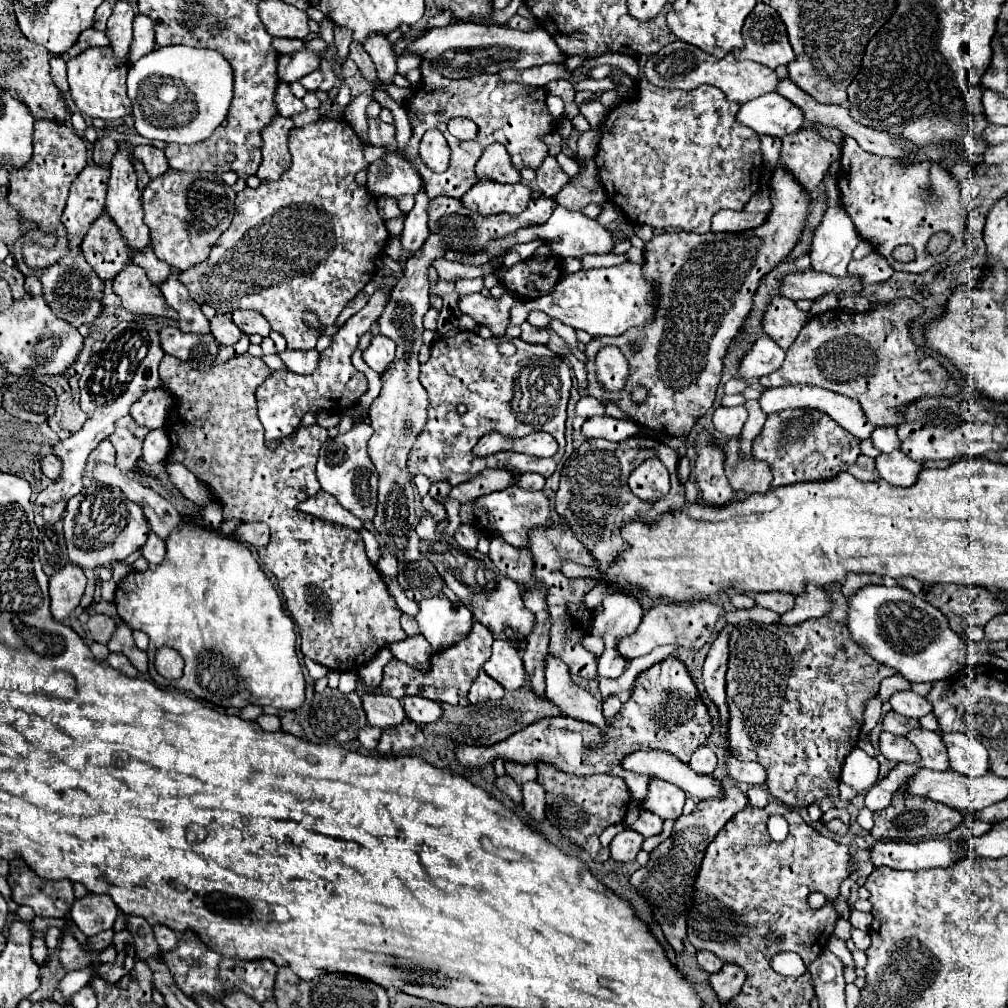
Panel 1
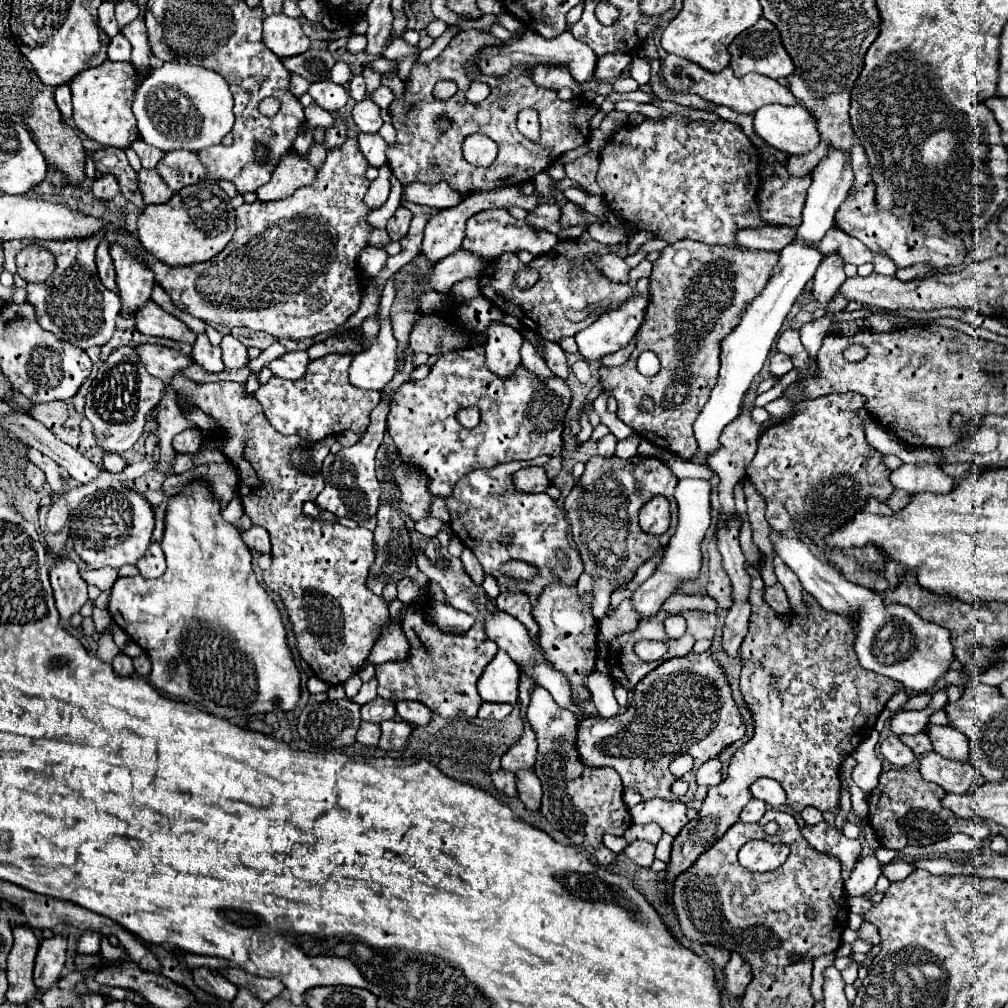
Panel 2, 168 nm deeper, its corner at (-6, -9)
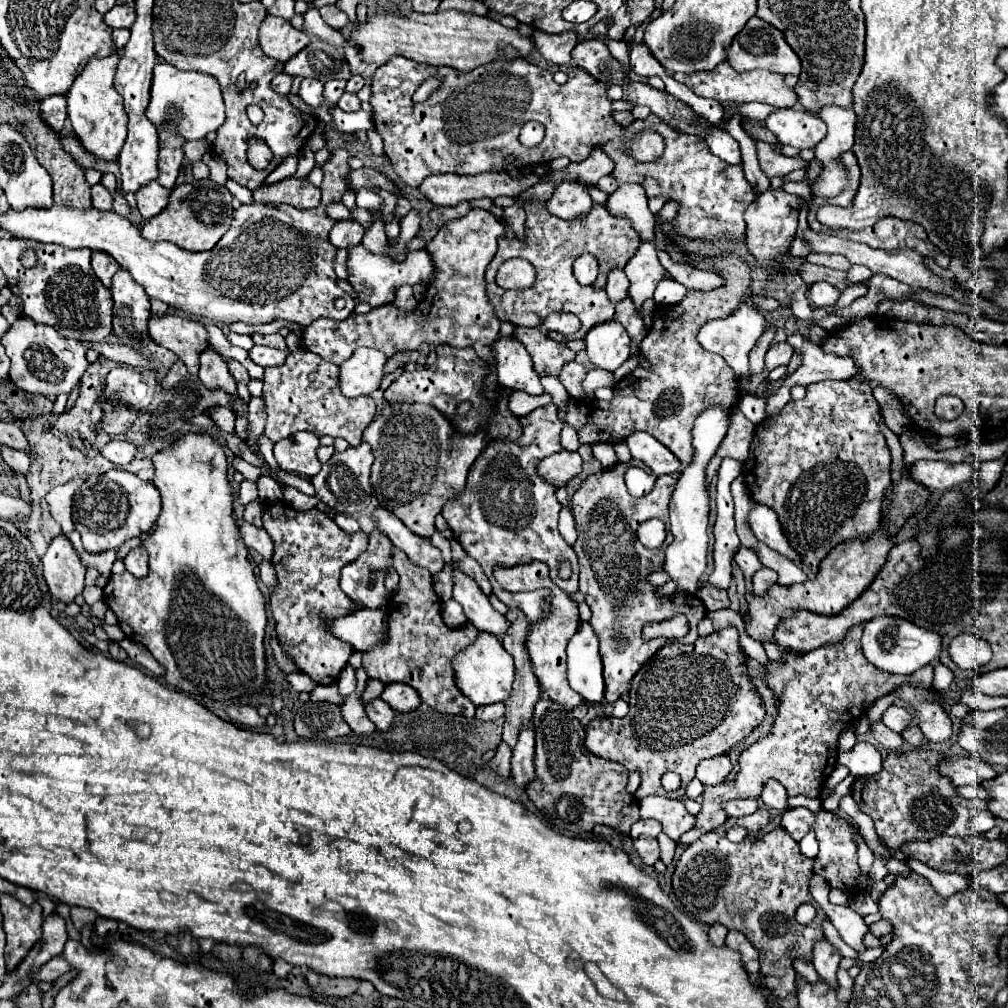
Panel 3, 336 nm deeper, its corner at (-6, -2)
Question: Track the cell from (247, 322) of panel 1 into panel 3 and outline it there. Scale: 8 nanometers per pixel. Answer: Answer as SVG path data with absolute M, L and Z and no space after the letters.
M255 334L251 336L255 344L263 344L263 346L269 346L269 348L277 348L277 350L287 350L285 346L285 338L281 334L269 334L269 336L261 336L261 334Z

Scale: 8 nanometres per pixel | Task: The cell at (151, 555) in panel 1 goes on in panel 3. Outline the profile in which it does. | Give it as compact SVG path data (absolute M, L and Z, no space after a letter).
M143 546L133 548L133 550L125 556L123 564L125 564L125 570L131 572L135 578L147 576L147 572L149 572L149 566L147 566L147 550L145 550Z

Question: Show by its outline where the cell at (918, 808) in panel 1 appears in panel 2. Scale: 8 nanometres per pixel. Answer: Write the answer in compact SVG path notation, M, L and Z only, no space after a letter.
M917 769L887 771L879 779L877 791L869 795L869 823L875 829L877 841L893 851L905 847L927 847L943 841L955 833L967 833L975 841L983 841L989 835L989 825L981 819L959 819L949 809L941 807L945 791L939 785L925 781Z

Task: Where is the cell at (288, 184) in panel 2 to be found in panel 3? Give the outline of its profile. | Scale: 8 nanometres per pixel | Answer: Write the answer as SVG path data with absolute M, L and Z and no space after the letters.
M287 178L271 186L259 186L255 190L255 202L259 204L289 204L301 210L313 210L321 202L321 190L311 182Z

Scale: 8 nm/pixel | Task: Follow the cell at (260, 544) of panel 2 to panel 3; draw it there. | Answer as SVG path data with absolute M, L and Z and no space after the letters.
M261 498L249 502L249 504L245 506L245 514L243 514L243 518L245 518L247 522L255 524L255 526L263 526L263 520L261 520L261 504L263 504Z

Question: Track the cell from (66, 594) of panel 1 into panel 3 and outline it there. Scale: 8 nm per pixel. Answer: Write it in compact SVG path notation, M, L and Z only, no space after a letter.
M55 536L41 562L51 596L69 604L83 592L87 568L81 564L77 550L67 536Z

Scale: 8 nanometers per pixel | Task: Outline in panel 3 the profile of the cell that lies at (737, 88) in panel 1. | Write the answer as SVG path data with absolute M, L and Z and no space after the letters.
M721 62L715 70L709 72L693 72L693 74L673 74L673 78L681 84L685 84L689 90L693 90L697 96L713 98L719 102L765 102L775 108L793 108L797 104L797 94L793 88L789 88L783 82L781 74L769 72L769 70L751 70L751 72L735 72L729 62Z

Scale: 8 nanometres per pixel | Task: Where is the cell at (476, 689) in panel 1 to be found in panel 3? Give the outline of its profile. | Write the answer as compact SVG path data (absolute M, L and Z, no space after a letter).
M497 702L497 704L489 704L489 706L483 706L483 708L477 708L477 714L475 718L477 720L497 720L501 718L505 712L505 704L503 702Z

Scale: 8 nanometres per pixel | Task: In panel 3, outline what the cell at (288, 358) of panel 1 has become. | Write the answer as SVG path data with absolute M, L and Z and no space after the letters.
M253 346L253 348L249 350L249 358L251 358L255 364L263 366L263 368L283 364L283 362L285 362L285 356L287 356L285 352L275 350L275 348L267 348L267 346Z

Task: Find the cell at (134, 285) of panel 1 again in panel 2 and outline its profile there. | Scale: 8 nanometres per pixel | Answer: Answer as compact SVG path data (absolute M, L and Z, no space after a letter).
M155 301L145 303L143 311L137 311L137 315L133 315L133 321L135 321L137 331L141 331L145 335L169 337L179 343L195 341L195 333L183 321L179 321L171 313L163 311Z

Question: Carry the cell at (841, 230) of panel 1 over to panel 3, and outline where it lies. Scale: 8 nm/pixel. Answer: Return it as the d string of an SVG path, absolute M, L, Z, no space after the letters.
M815 282L809 290L809 302L817 308L833 306L839 300L839 296L841 296L841 290L829 282Z

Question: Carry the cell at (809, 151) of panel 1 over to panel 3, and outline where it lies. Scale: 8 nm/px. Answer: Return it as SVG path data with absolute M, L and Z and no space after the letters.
M769 188L767 192L759 194L757 200L753 204L749 204L749 208L745 210L747 250L763 270L773 272L773 260L777 260L777 256L781 256L781 252L789 252L791 242L795 238L795 230L797 230L797 214L799 214L797 196L787 194L781 188L779 190Z

